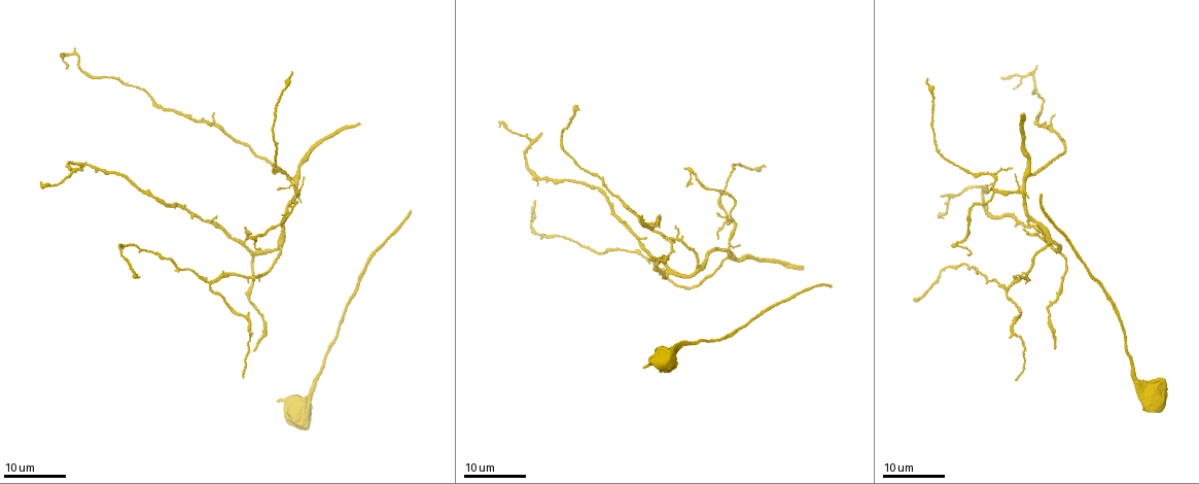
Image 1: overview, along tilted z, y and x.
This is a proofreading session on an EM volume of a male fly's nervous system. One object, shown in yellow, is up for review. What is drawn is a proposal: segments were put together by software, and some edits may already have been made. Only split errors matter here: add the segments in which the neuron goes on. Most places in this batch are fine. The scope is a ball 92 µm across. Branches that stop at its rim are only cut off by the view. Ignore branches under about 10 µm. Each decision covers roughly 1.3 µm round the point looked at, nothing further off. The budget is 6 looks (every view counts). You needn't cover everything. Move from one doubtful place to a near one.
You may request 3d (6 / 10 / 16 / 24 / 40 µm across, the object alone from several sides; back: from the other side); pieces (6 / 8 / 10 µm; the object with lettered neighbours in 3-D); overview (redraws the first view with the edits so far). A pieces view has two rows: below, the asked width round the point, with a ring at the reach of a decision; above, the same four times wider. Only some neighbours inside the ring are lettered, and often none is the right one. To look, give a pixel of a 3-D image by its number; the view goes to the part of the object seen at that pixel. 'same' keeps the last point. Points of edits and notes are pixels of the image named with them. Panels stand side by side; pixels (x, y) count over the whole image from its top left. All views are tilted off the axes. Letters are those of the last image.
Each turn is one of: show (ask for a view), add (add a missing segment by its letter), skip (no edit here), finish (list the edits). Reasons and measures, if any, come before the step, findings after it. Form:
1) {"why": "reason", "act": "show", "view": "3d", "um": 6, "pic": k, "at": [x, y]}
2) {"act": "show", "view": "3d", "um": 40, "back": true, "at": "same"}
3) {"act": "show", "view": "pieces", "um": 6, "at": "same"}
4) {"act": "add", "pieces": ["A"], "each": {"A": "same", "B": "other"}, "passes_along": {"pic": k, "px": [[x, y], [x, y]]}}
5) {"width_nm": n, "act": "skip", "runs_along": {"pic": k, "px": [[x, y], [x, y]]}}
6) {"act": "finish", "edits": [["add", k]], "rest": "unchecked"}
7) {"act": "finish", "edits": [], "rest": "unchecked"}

{"why": "tapers out", "act": "show", "view": "3d", "um": 24, "pic": 1, "at": [1056, 347]}

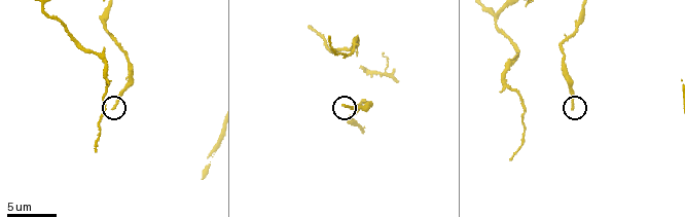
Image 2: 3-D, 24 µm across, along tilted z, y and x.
{"why": "what lies round it", "act": "show", "view": "pieces", "um": 6, "pic": 2, "at": [342, 103]}

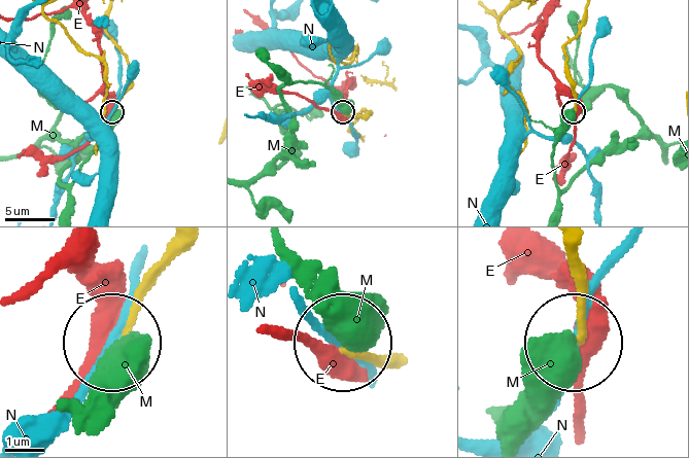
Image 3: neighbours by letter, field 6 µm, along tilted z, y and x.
{"act": "skip", "each": {"E": "other", "M": "other", "N": "other"}, "runs_along": {"pic": 3, "px": [[566, 246], [577, 336]]}, "found": "no lettered segment goes on from it"}

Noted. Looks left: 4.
{"why": "tapers out", "act": "show", "view": "pieces", "um": 10, "pic": 2, "at": [328, 35]}

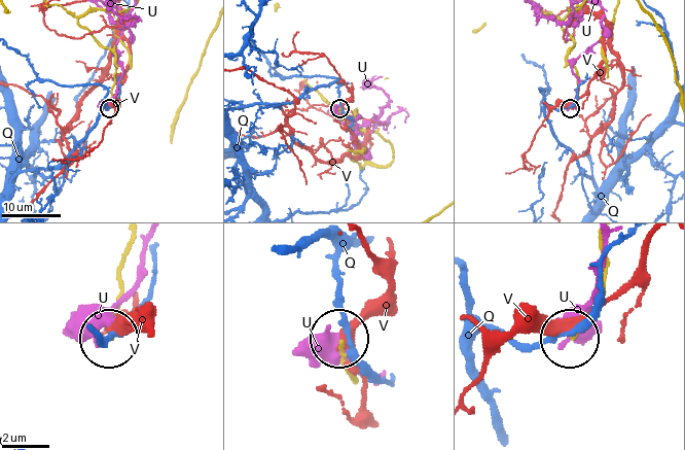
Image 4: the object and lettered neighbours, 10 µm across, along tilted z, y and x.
{"width_nm": 140, "act": "skip", "each": {"Q": "other", "U": "other", "V": "other"}, "found": "no lettered segment goes on from it"}

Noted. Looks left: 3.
{"why": "end of a long branch", "act": "show", "view": "3d", "um": 24, "pic": 1, "at": [134, 276]}

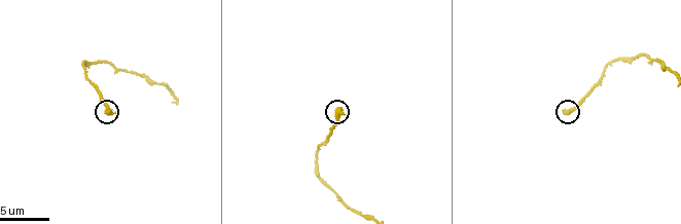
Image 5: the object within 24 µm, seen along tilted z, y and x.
{"act": "show", "view": "pieces", "um": 6, "pic": 5, "at": [337, 108]}

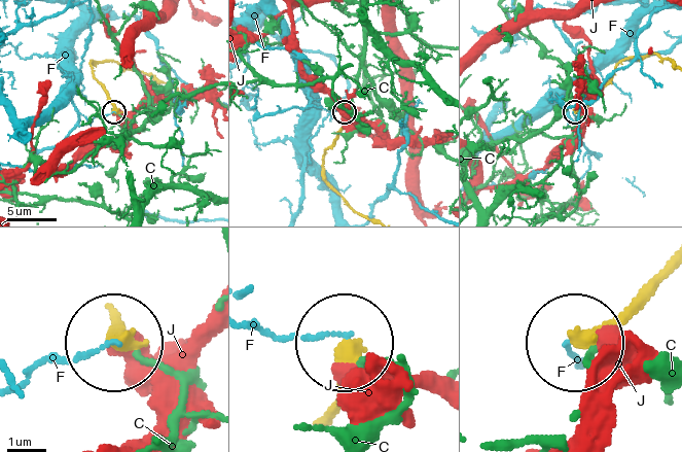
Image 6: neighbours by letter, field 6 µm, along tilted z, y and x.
{"act": "skip", "each": {"C": "other", "F": "other", "J": "other"}, "runs_along": {"pic": 6, "px": [[673, 265], [577, 337]]}, "found": "no lettered segment goes on from it"}

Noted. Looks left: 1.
{"act": "finish", "edits": [], "rest": "unchecked"}

